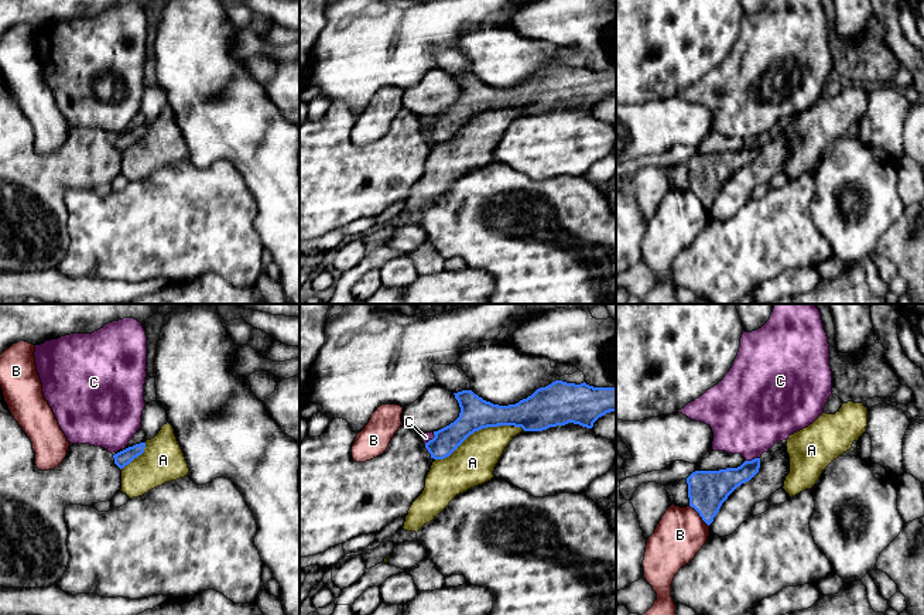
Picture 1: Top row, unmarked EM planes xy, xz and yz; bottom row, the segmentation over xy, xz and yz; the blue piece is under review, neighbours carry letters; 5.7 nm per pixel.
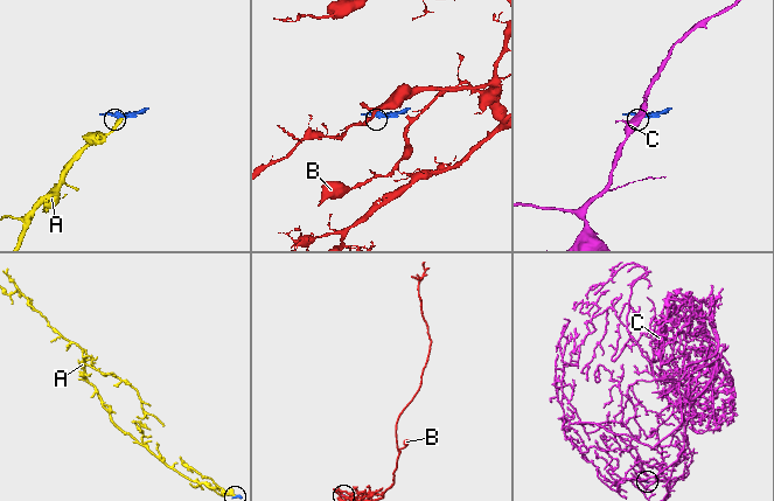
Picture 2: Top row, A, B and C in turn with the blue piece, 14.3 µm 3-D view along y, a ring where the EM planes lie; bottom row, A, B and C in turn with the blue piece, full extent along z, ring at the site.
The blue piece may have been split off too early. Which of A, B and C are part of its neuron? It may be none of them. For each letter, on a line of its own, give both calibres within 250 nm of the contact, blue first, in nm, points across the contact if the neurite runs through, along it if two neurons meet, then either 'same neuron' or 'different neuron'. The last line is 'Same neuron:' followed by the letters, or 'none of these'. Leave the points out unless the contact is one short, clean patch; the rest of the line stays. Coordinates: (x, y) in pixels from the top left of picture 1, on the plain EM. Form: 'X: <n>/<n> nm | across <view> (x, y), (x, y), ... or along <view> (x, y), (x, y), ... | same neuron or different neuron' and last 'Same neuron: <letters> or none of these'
A: 180/240 nm | different neuron
B: 220/280 nm | different neuron
C: 180/440 nm | along yz (759, 140), (746, 144) | different neuron
Same neuron: none of these

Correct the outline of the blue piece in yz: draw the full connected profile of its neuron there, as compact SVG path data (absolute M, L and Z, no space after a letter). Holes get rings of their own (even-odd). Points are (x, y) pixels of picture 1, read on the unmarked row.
M760 141L745 144L738 151L695 154L687 161L689 189L709 209L728 180L750 164L760 151Z

